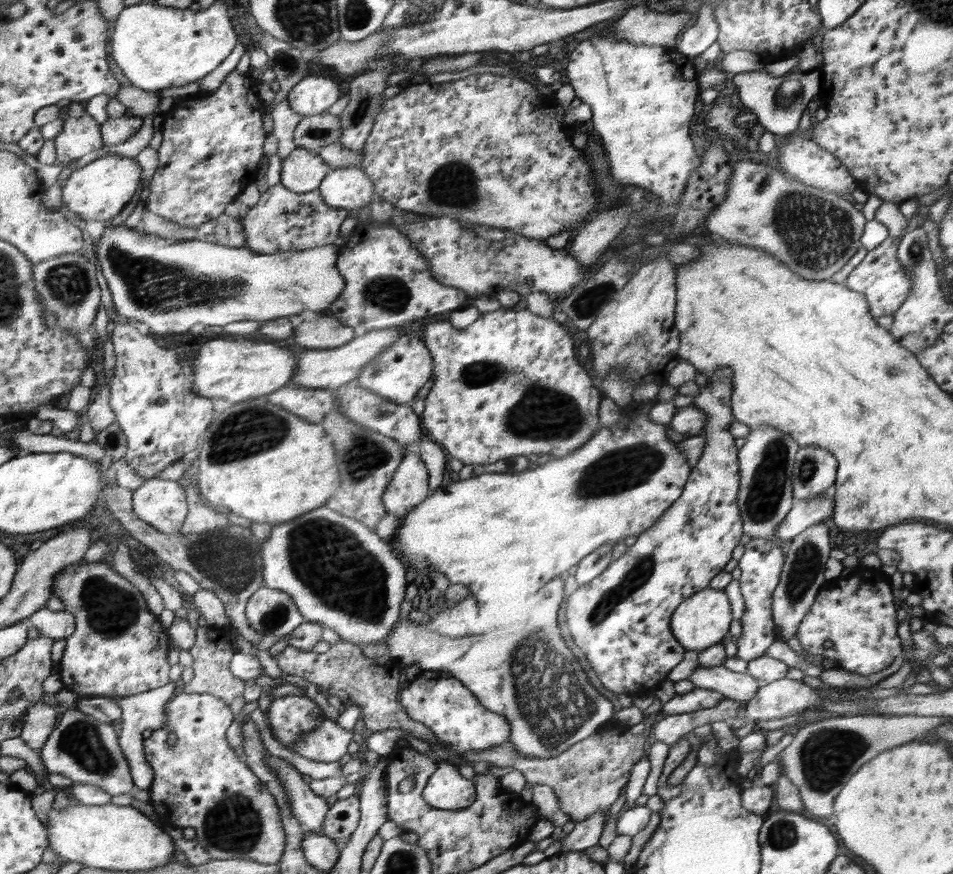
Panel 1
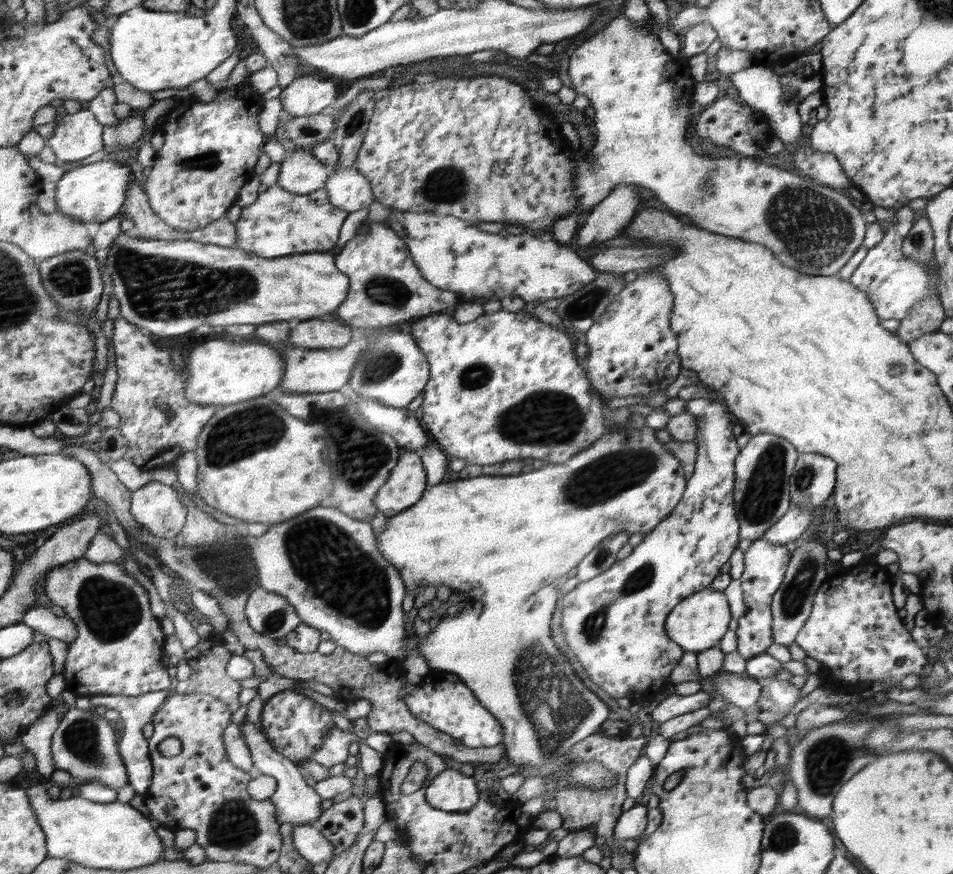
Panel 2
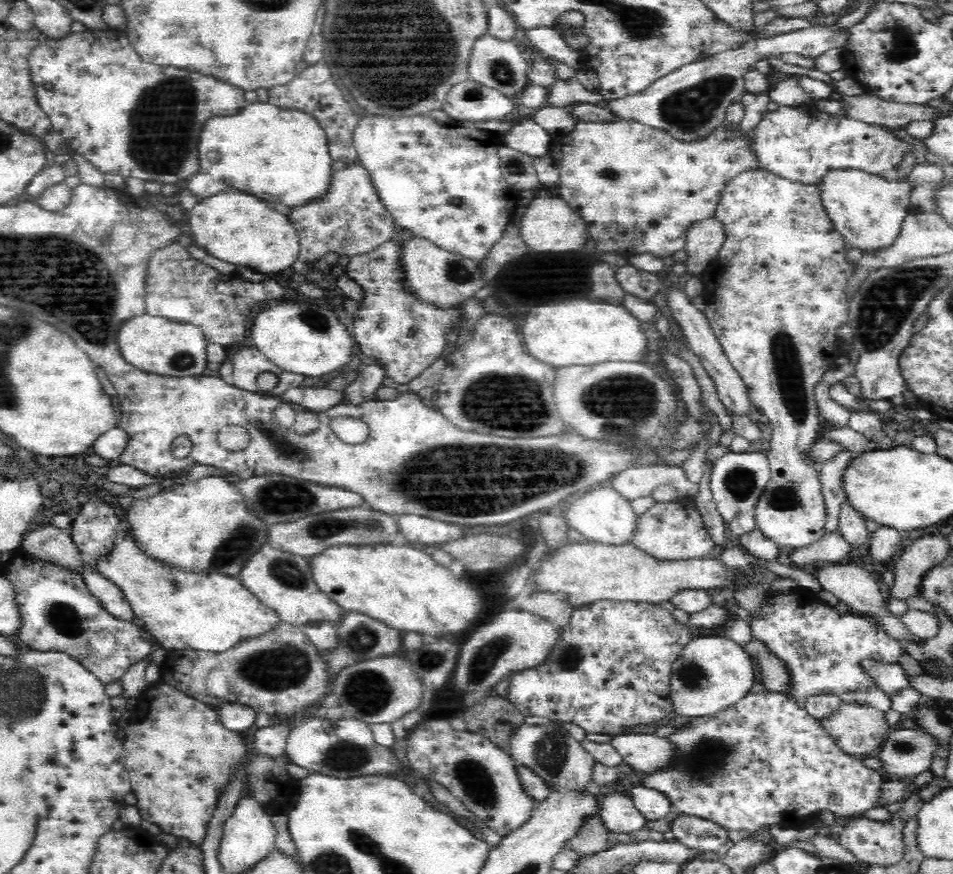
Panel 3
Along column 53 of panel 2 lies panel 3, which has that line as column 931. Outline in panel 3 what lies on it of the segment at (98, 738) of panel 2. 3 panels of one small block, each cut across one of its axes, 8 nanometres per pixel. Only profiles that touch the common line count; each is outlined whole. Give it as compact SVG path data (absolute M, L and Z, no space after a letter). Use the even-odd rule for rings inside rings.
M893 729L878 751L883 771L902 778L927 770L933 744L931 738L919 730Z

